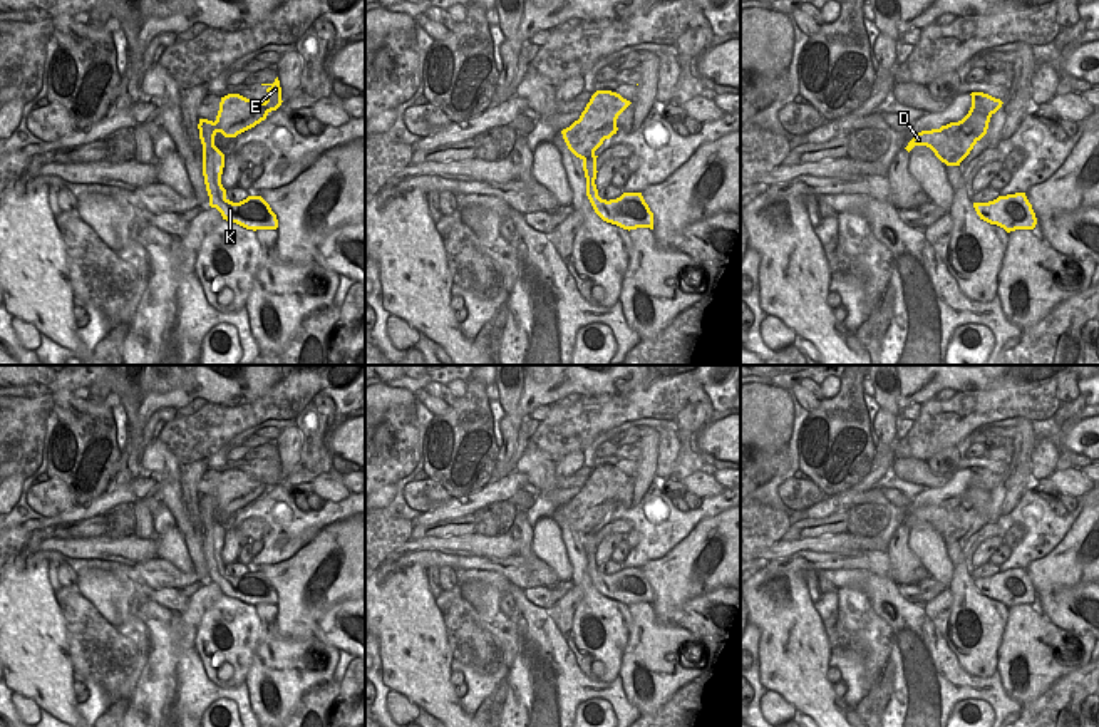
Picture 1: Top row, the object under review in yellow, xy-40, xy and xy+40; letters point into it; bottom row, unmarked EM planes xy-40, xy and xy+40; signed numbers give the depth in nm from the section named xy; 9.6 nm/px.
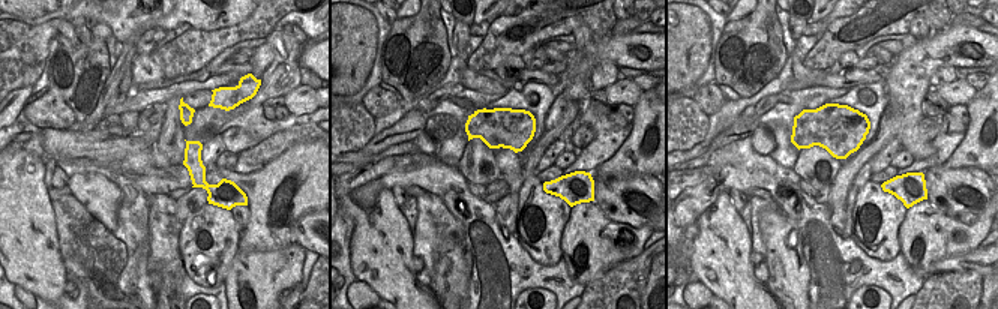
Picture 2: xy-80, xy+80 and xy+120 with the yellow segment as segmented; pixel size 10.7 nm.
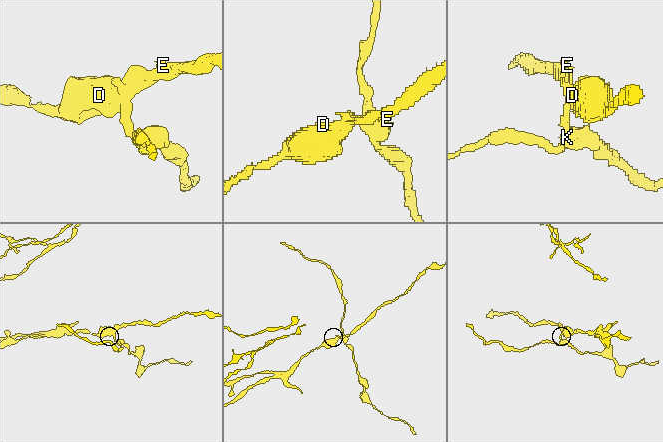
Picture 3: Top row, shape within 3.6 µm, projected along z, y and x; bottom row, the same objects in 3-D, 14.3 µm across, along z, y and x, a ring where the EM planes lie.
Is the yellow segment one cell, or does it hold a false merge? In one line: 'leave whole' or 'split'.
split

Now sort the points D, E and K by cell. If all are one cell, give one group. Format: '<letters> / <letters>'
D E / K

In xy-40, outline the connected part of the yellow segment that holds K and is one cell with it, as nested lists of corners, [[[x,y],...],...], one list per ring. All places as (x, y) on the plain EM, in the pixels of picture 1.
[[[199,494],[199,514],[203,519],[203,551],[209,571],[209,581],[216,583],[223,595],[236,598],[246,605],[276,605],[278,595],[270,580],[261,571],[248,571],[240,578],[226,573],[221,559],[224,529],[214,521],[216,498]]]

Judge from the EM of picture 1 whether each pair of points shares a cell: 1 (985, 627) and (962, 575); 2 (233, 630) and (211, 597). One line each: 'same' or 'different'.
1: same
2: different

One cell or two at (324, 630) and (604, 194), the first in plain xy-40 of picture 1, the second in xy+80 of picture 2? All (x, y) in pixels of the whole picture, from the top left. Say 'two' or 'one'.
one

